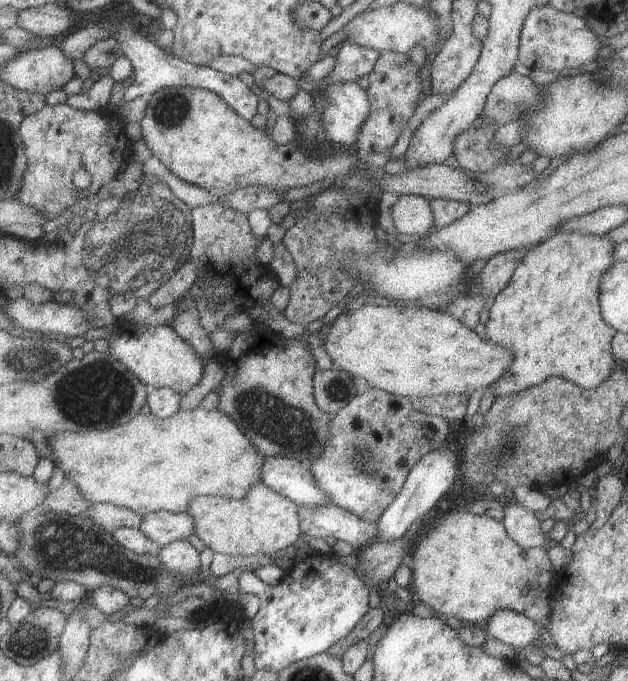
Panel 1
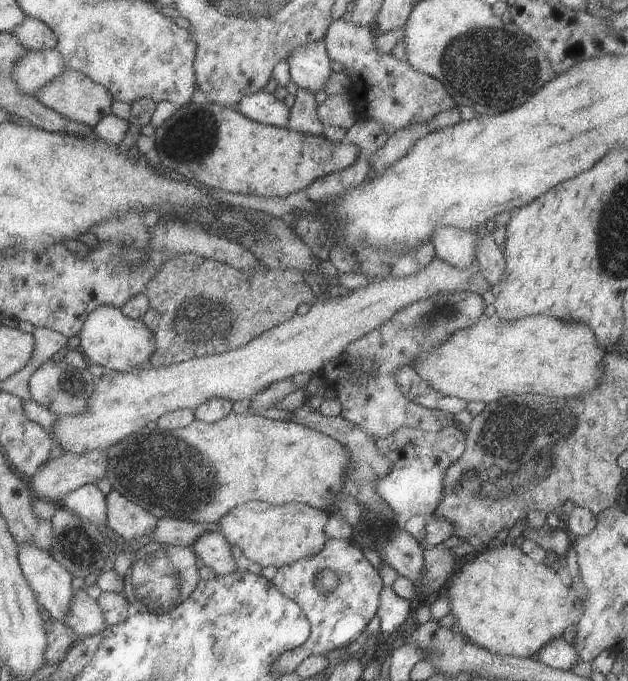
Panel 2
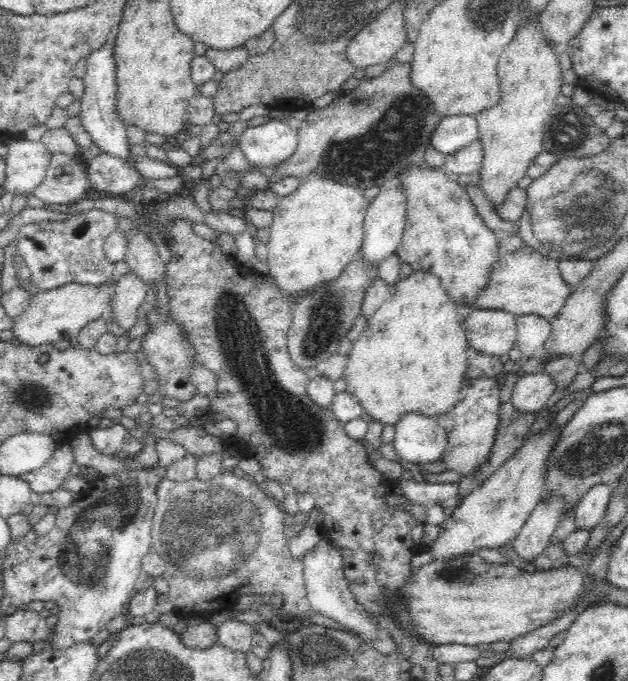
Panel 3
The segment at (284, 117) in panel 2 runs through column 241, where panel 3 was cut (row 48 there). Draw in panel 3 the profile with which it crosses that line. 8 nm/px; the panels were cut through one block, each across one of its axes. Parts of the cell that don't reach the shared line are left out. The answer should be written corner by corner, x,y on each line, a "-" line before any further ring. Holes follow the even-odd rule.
111,37
104,41
102,46
93,50
86,58
87,70
83,76
85,92
80,99
80,119
90,133
94,144
98,144
101,150
122,157
128,158
128,145
126,145
126,126
124,120
118,115
118,93
116,84
116,59
114,59
115,38

